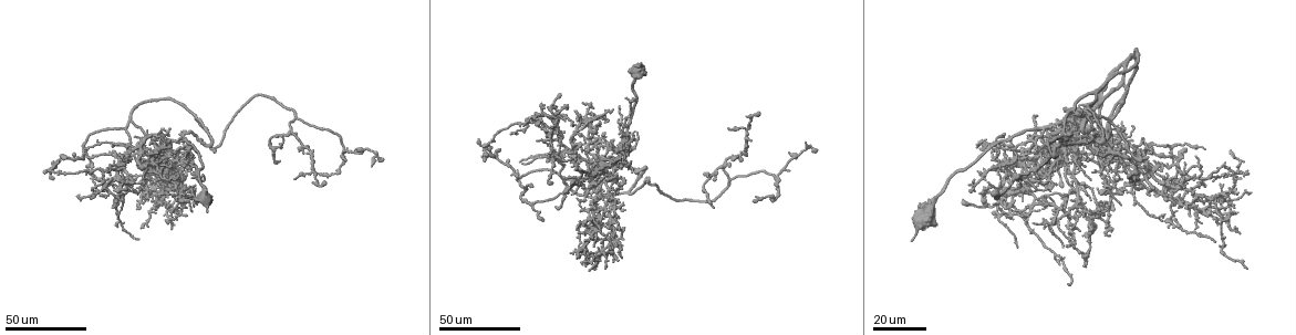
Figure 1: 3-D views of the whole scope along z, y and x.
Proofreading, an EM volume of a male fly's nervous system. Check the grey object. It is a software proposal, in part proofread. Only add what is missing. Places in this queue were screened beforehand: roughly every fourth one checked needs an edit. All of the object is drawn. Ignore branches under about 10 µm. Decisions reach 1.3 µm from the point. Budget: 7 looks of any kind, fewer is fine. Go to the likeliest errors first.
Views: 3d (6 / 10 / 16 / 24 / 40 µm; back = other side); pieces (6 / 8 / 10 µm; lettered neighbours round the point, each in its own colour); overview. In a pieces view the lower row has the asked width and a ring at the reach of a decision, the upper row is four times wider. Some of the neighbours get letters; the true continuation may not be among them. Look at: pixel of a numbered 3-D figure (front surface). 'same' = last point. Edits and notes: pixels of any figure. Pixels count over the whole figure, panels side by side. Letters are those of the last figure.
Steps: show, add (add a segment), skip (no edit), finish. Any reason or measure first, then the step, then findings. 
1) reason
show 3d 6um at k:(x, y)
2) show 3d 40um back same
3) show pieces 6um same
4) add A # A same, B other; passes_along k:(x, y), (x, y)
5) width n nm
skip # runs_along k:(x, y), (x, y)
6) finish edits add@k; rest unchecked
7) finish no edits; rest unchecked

end of a long branch
show 3d 24um at 1:(1026, 158)

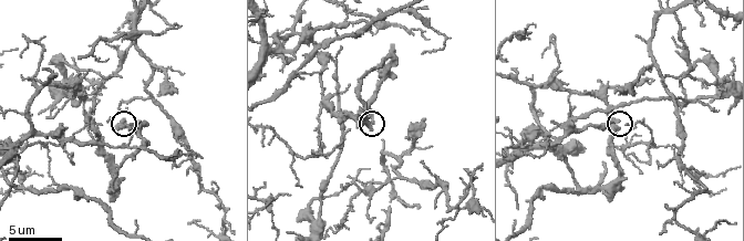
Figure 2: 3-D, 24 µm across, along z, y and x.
what lies round it
show pieces 6um at 2:(620, 121)

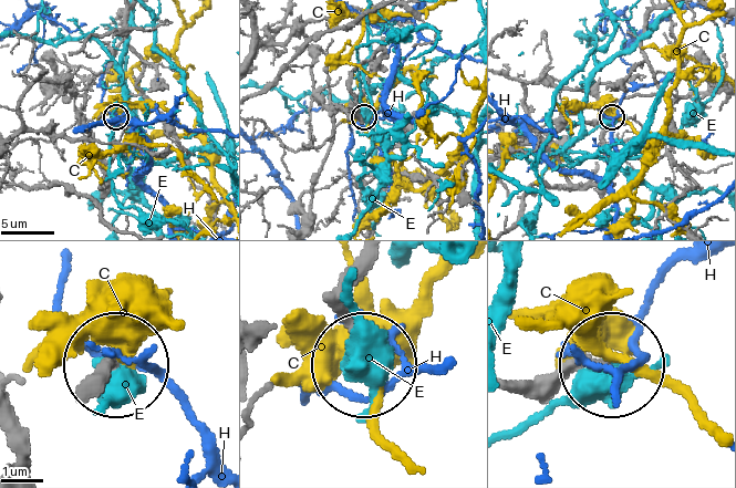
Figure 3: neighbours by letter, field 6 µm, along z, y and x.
width 180 nm
skip # C other, E other, H other; none of them fits

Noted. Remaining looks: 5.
free end
show 3d 24um at 1:(575, 111)

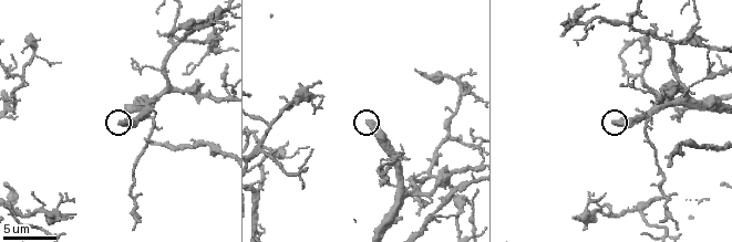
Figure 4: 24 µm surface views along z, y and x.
what lies round it
show pieces 6um at 4:(118, 124)

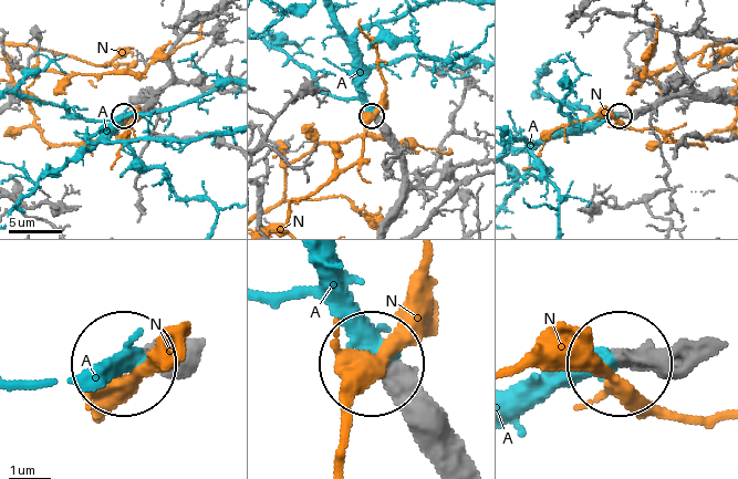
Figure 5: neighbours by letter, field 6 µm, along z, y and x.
add A # A same, N other; passes_along 5:(662, 349), (513, 397); the cell continues

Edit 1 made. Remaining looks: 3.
show overview

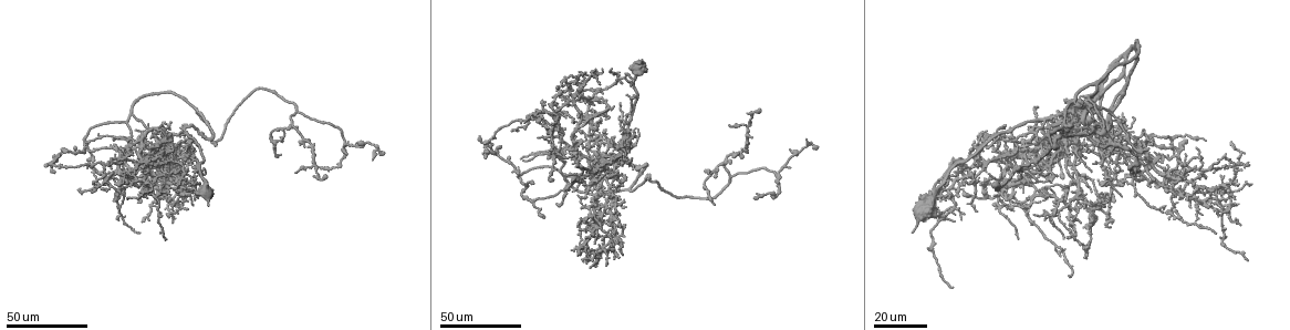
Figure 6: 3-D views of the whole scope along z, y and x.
free end
show 3d 24um at 6:(1162, 157)

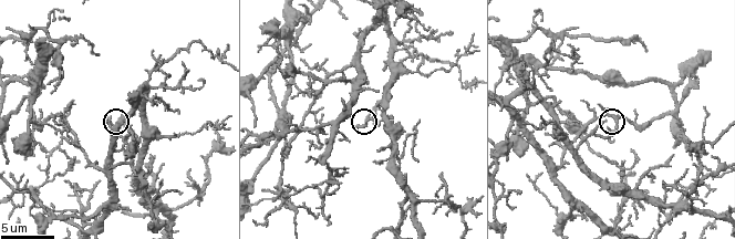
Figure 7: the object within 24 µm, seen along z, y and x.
show pieces 10um at 7:(357, 127)

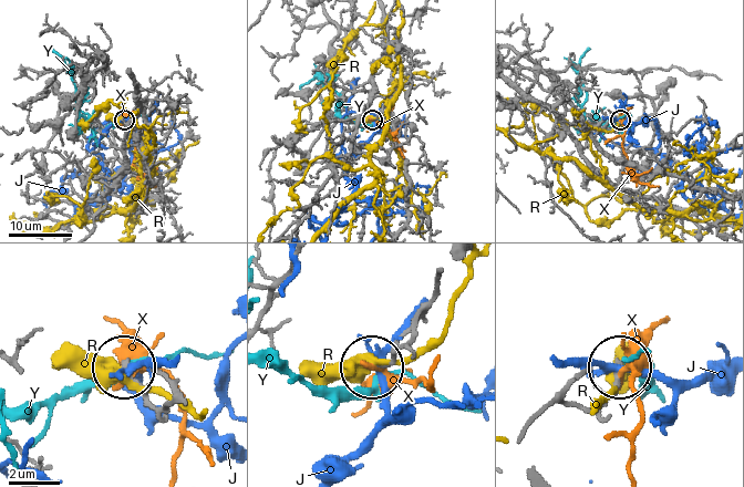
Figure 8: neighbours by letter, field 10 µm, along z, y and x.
width 190 nm
skip # J other, R other, X other, Y other; runs_along 8:(177, 403), (163, 410), (152, 403), (126, 368); none of them fits

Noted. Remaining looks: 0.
finish edits add@5; rest unchecked

